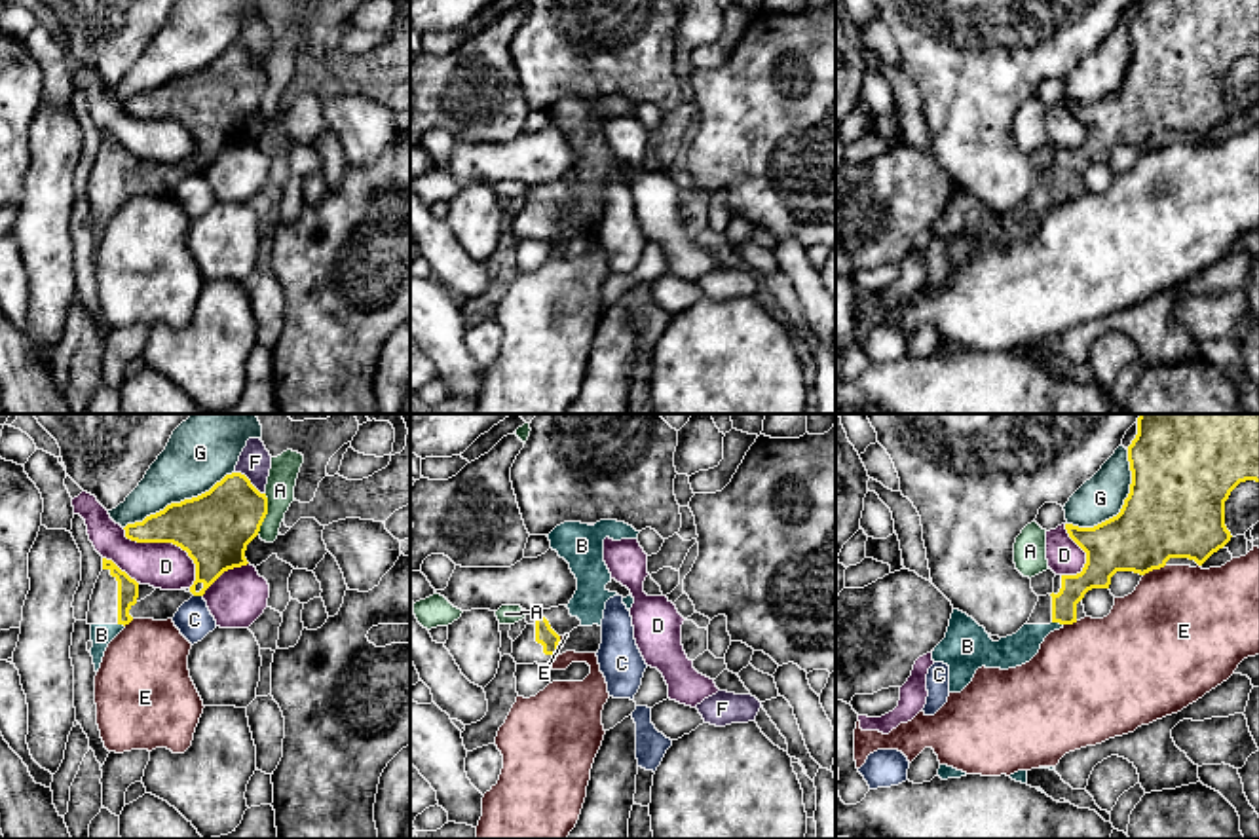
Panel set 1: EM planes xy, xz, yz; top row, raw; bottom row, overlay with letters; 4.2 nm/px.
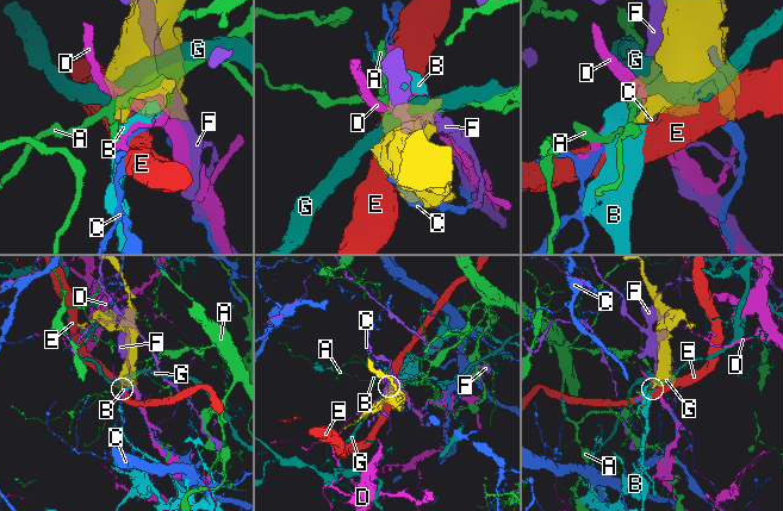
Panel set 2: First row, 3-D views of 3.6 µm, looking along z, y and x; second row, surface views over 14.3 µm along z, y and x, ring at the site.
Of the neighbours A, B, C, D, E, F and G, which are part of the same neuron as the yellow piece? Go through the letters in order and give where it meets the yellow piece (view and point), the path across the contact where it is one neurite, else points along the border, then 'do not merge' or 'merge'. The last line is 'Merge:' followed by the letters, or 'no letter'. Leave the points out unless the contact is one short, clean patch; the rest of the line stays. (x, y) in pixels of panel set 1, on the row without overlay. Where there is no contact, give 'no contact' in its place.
A: xy (266, 88) | do not merge
B: yz (1058, 196) | merge
C: xy (198, 169) | do not merge
D: xy (168, 116) | do not merge
E: yz (1153, 143) | do not merge
F: xy (249, 57) | do not merge
G: yz (1123, 82) | do not merge
Merge: B

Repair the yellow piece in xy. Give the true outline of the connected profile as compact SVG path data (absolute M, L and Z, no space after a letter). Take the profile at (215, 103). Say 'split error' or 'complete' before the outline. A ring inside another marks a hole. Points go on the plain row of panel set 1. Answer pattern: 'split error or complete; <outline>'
complete; M241 47L226 49L209 66L171 78L142 97L127 99L125 112L137 118L173 118L196 139L194 171L228 144L247 140L247 120L268 89L268 72Z

